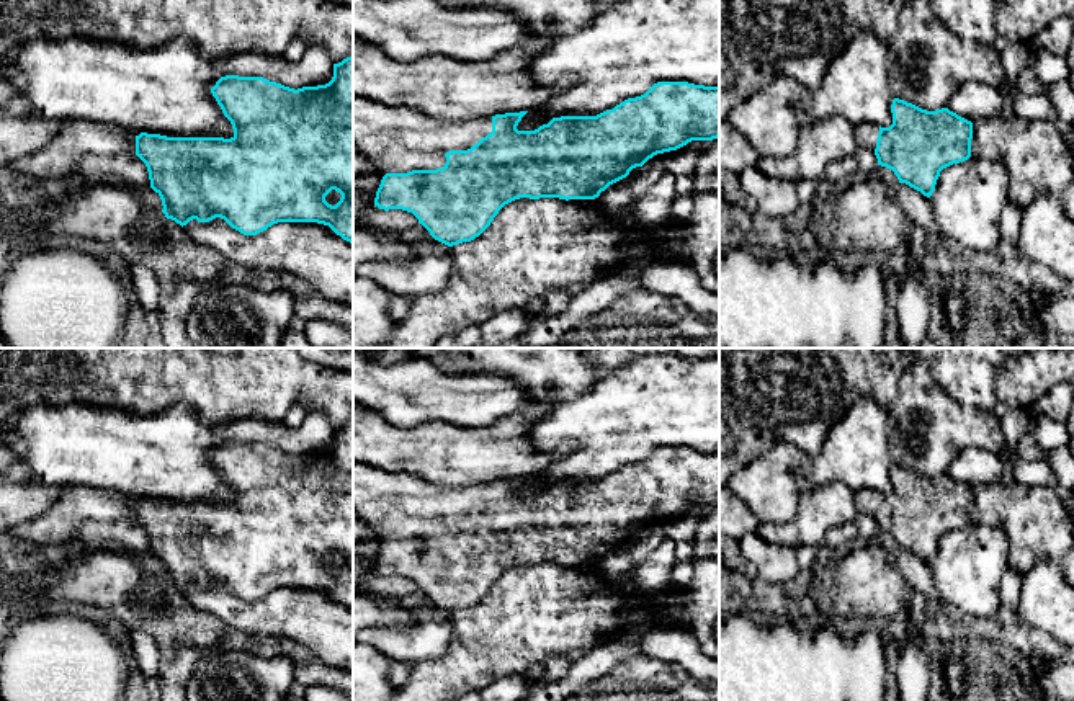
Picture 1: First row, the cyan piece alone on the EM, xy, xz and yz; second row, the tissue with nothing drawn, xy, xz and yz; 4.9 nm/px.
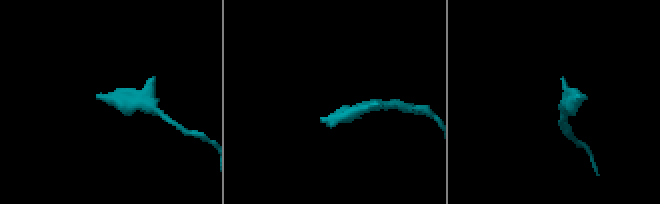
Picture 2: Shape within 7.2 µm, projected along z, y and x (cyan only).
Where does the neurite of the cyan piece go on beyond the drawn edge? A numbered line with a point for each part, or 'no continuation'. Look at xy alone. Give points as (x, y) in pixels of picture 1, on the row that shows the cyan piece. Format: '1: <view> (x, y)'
no continuation

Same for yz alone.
1: yz (865, 134)

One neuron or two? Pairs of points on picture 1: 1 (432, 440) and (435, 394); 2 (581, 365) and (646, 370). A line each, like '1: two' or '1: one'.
1: two
2: two

